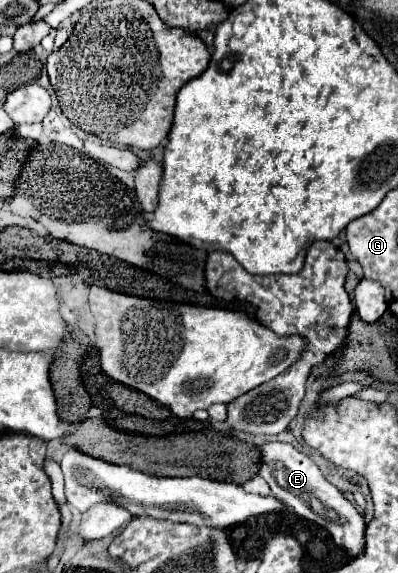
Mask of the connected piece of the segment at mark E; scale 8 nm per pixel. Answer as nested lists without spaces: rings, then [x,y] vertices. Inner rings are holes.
[[[273,441],[257,445],[257,449],[261,453],[259,475],[269,483],[273,495],[287,503],[299,517],[327,529],[335,545],[341,547],[349,557],[359,557],[365,549],[365,519],[357,513],[353,503],[347,501],[343,493],[321,475],[319,467],[293,445]]]

